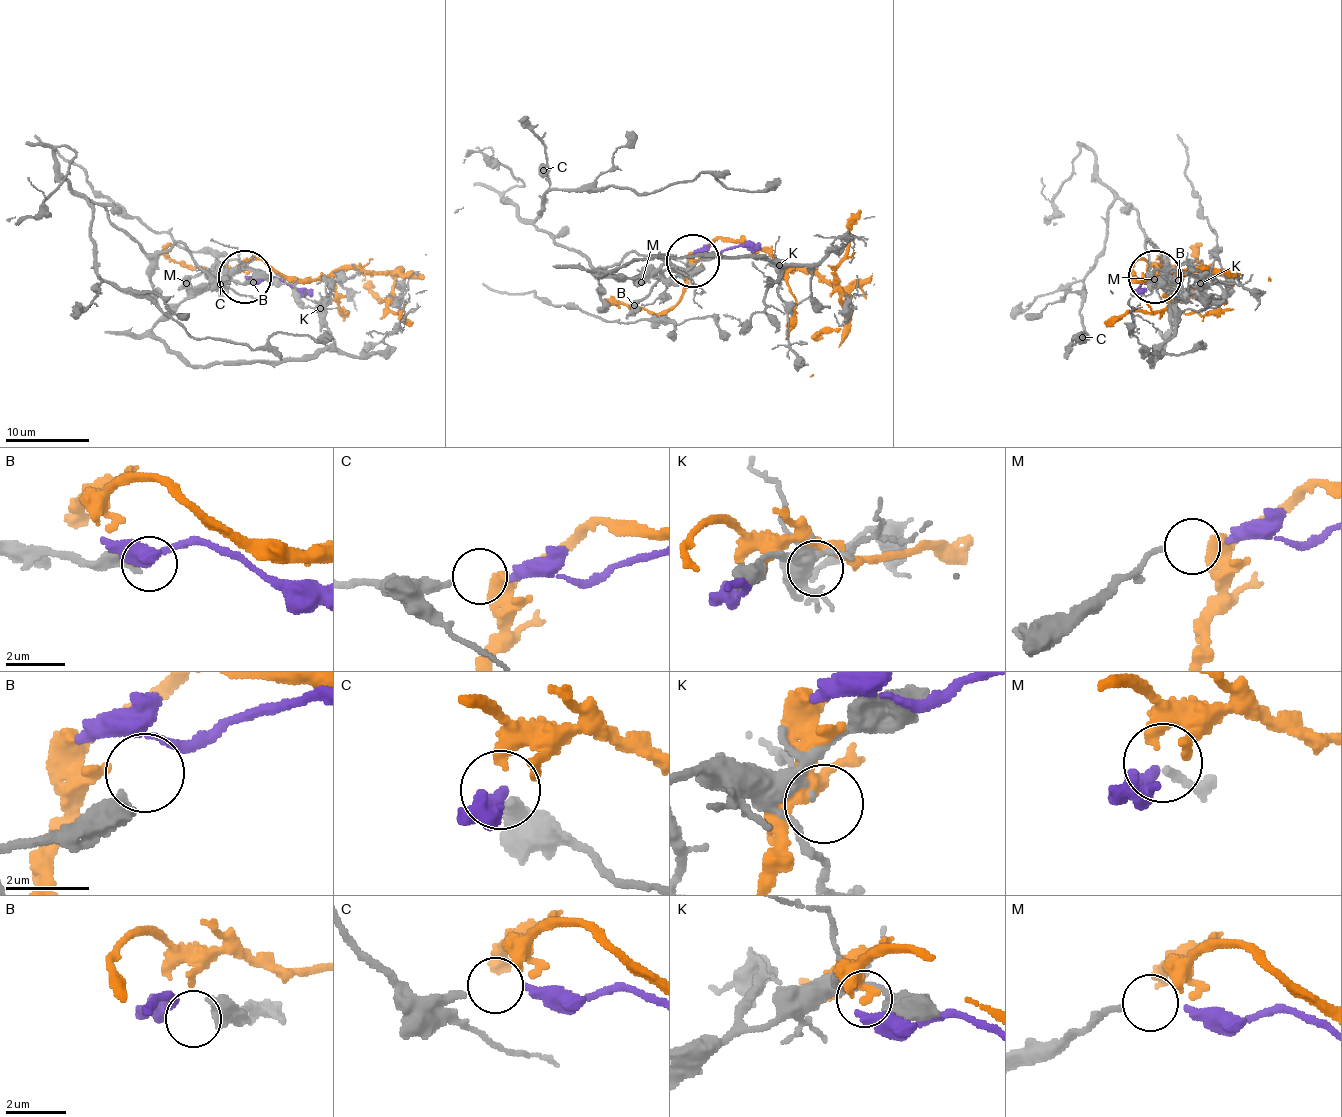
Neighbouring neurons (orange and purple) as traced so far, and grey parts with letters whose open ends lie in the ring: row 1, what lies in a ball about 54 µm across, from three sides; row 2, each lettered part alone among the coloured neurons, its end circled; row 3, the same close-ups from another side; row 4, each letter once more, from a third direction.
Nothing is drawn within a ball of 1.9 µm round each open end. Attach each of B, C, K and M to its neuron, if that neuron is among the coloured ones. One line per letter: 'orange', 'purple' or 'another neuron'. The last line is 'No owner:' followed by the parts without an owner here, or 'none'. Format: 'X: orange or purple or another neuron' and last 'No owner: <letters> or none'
B: another neuron
C: purple
K: another neuron
M: orange
No owner: B, K

